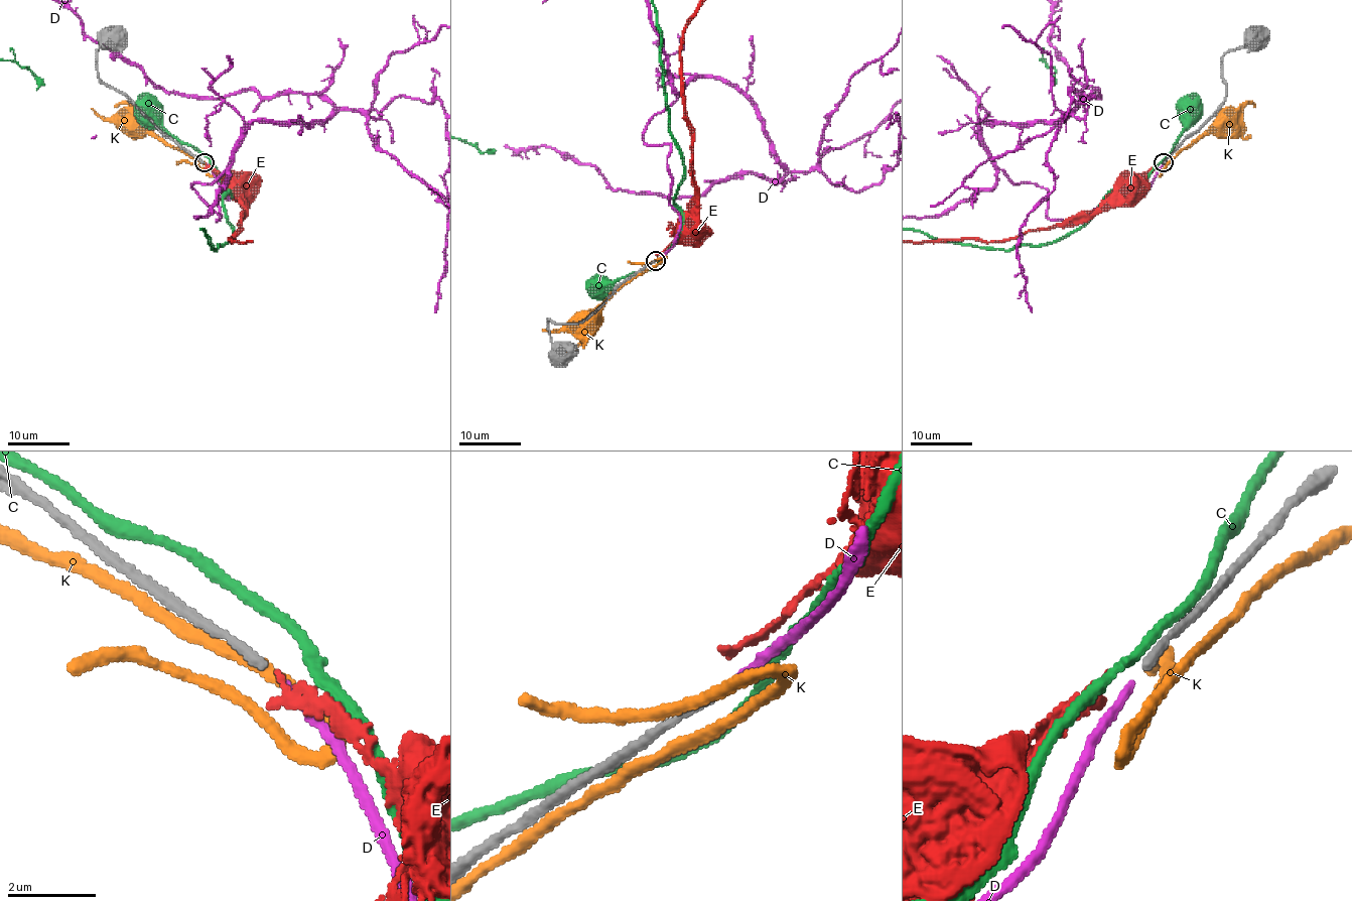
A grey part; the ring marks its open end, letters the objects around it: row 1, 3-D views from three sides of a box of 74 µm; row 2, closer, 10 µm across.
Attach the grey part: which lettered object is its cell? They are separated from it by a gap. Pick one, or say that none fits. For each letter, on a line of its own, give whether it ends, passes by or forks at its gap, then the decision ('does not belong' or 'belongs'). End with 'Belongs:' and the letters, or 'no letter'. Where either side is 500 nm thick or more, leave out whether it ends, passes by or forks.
C: it passes by; does not belong
D: it ends; belongs
E: it ends; does not belong
K: it passes by; does not belong
Belongs: D

